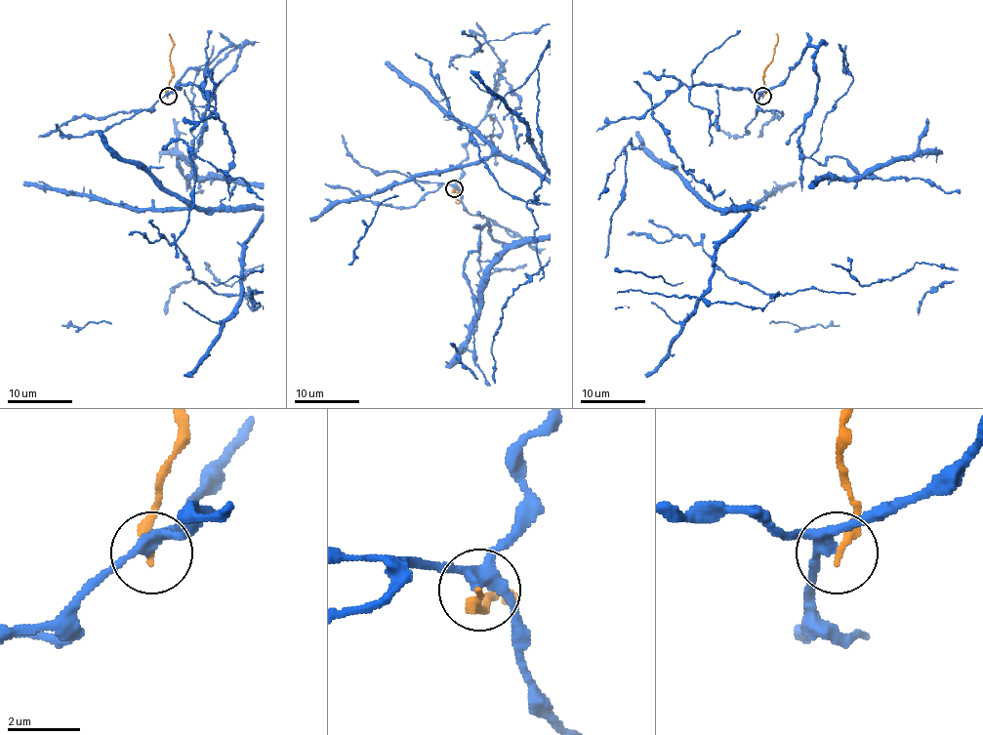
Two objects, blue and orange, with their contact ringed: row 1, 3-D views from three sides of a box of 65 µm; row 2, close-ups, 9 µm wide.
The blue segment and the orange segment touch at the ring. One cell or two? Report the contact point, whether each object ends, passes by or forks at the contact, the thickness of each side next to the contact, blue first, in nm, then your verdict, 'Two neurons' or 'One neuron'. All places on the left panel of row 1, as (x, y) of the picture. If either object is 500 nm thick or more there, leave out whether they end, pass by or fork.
Place: (168, 96). At the ring blue forks. At the ring orange ends. Thickness 260 nm (blue) against 260 nm. Two neurons

